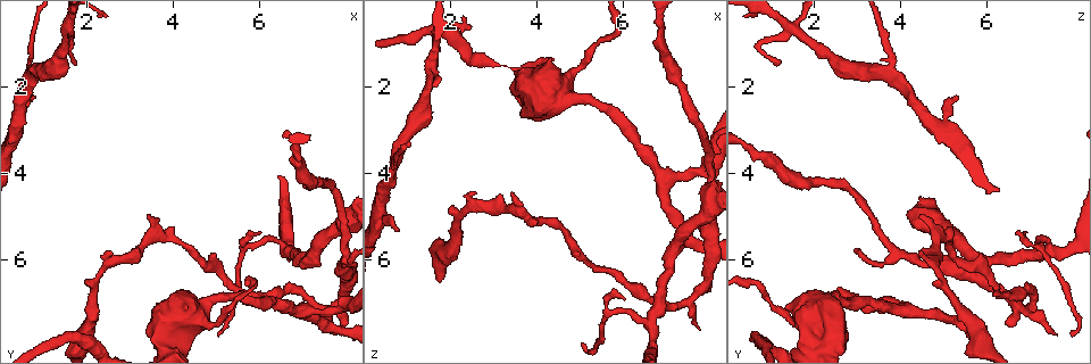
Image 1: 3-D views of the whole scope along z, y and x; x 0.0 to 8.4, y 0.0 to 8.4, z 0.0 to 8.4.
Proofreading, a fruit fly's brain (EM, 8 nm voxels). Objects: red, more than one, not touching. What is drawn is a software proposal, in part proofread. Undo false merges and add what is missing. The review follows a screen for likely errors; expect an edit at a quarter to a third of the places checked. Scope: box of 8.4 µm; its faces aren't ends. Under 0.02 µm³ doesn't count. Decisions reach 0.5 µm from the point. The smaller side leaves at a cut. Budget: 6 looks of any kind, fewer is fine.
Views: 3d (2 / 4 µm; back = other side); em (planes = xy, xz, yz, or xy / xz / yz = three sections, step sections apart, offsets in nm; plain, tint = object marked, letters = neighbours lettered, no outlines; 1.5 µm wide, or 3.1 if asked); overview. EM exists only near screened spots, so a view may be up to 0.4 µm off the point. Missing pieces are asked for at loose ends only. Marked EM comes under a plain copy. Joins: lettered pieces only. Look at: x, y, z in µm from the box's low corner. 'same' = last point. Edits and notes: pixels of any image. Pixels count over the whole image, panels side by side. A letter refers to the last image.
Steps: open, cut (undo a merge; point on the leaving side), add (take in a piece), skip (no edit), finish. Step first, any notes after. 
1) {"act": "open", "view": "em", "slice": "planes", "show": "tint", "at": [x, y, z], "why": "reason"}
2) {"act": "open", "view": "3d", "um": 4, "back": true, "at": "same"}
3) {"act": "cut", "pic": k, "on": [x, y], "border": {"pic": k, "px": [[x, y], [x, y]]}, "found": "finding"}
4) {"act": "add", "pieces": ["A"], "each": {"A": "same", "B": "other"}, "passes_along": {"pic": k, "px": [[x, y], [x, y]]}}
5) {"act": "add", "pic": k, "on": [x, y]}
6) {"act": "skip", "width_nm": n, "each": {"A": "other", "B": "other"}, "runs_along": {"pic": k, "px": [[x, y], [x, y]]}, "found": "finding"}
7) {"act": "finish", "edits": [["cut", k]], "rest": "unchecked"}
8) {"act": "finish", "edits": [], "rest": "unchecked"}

{"act": "open", "view": "3d", "um": 4, "at": [1.75, 1.55, 1.15], "why": "thin end"}

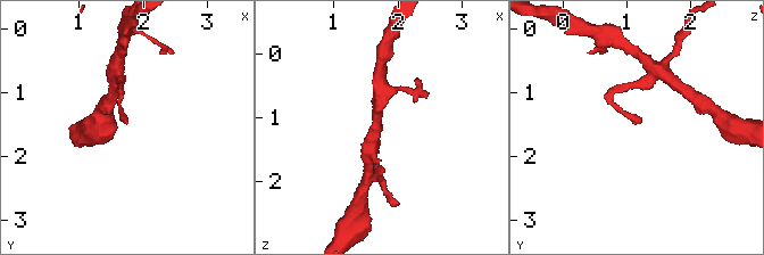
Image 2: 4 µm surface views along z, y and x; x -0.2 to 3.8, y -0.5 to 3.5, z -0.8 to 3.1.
{"act": "open", "view": "em", "slice": "xz", "step": 8, "show": "letters", "at": [1.70, 1.50, 1.10], "why": "now the EM"}

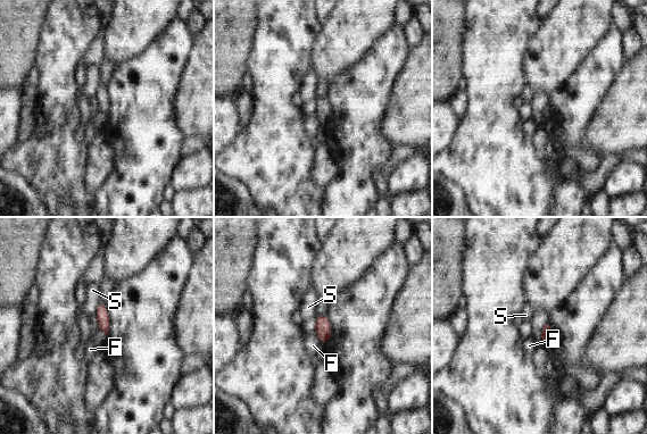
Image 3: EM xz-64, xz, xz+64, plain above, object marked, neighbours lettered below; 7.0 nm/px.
{"act": "skip", "width_nm": 70, "each": {"F": "other", "S": "other"}, "border": {"pic": 3, "px": [[314, 328], [322, 344]]}, "found": "none of them fits"}

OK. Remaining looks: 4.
{"act": "open", "view": "3d", "um": 2, "at": [3.45, 4.95, 4.50], "why": "an open end"}

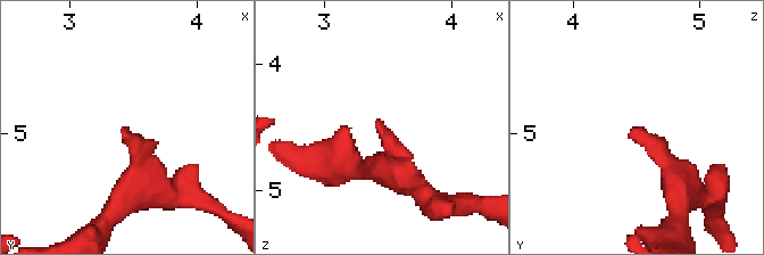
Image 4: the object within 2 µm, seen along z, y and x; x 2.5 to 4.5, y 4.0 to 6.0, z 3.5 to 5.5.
{"act": "open", "view": "em", "slice": "planes", "show": "letters", "at": [3.40, 4.96, 4.50]}

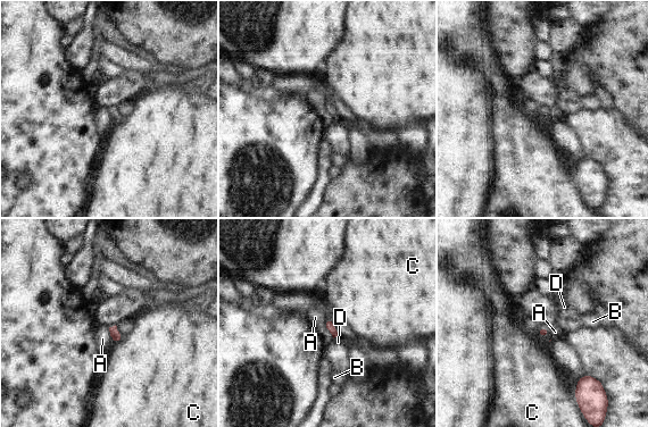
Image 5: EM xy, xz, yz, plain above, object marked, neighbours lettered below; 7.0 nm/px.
{"act": "skip", "each": {"A": "other", "B": "other", "C": "other", "D": "other"}, "border": {"pic": 5, "px": [[549, 327], [546, 336], [537, 336]]}, "found": "none of them fits"}

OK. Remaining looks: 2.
{"act": "finish", "edits": [], "rest": "unchecked"}

